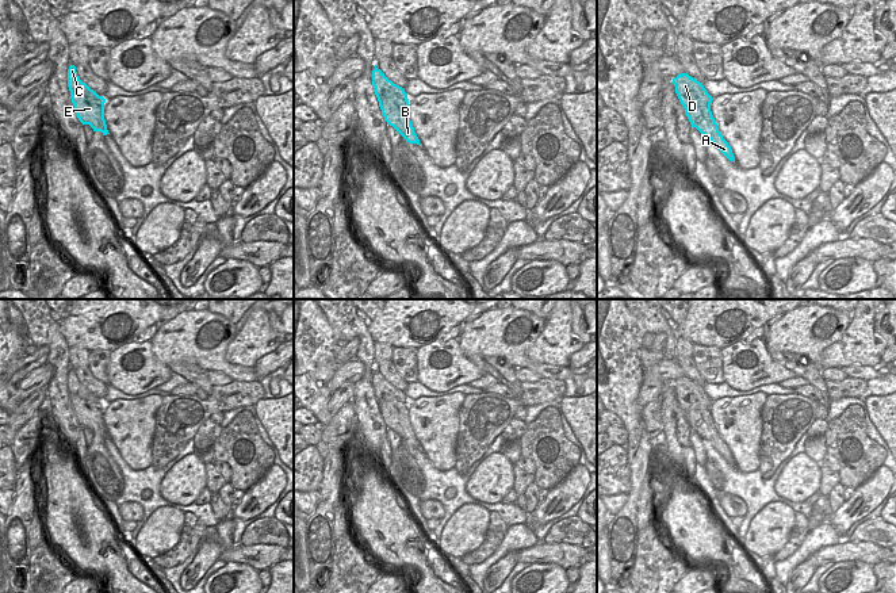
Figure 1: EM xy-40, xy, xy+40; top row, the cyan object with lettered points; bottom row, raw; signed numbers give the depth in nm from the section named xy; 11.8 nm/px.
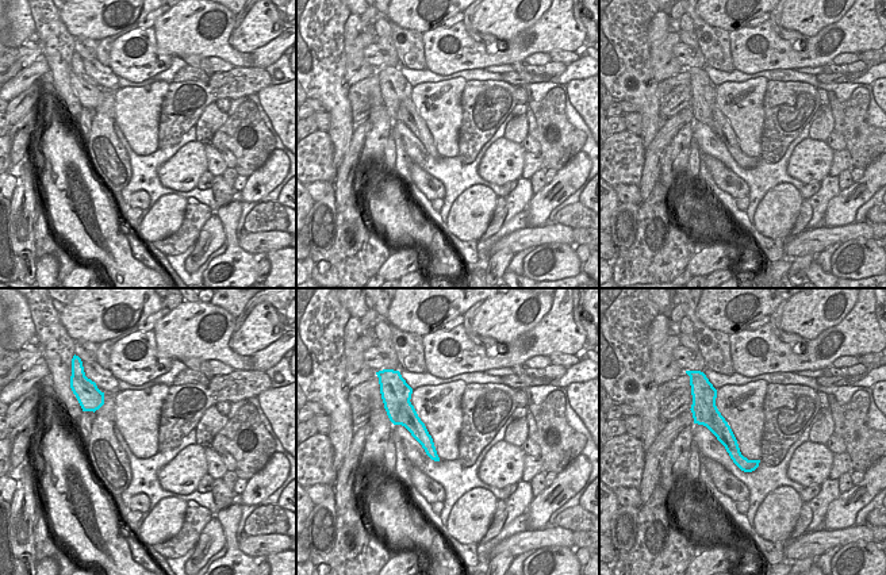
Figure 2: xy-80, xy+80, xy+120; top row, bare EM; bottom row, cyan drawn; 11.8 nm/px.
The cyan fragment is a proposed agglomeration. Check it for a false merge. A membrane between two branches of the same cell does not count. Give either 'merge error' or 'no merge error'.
merge error

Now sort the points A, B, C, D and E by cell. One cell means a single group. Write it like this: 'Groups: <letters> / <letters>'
Groups: A B E / C D.

